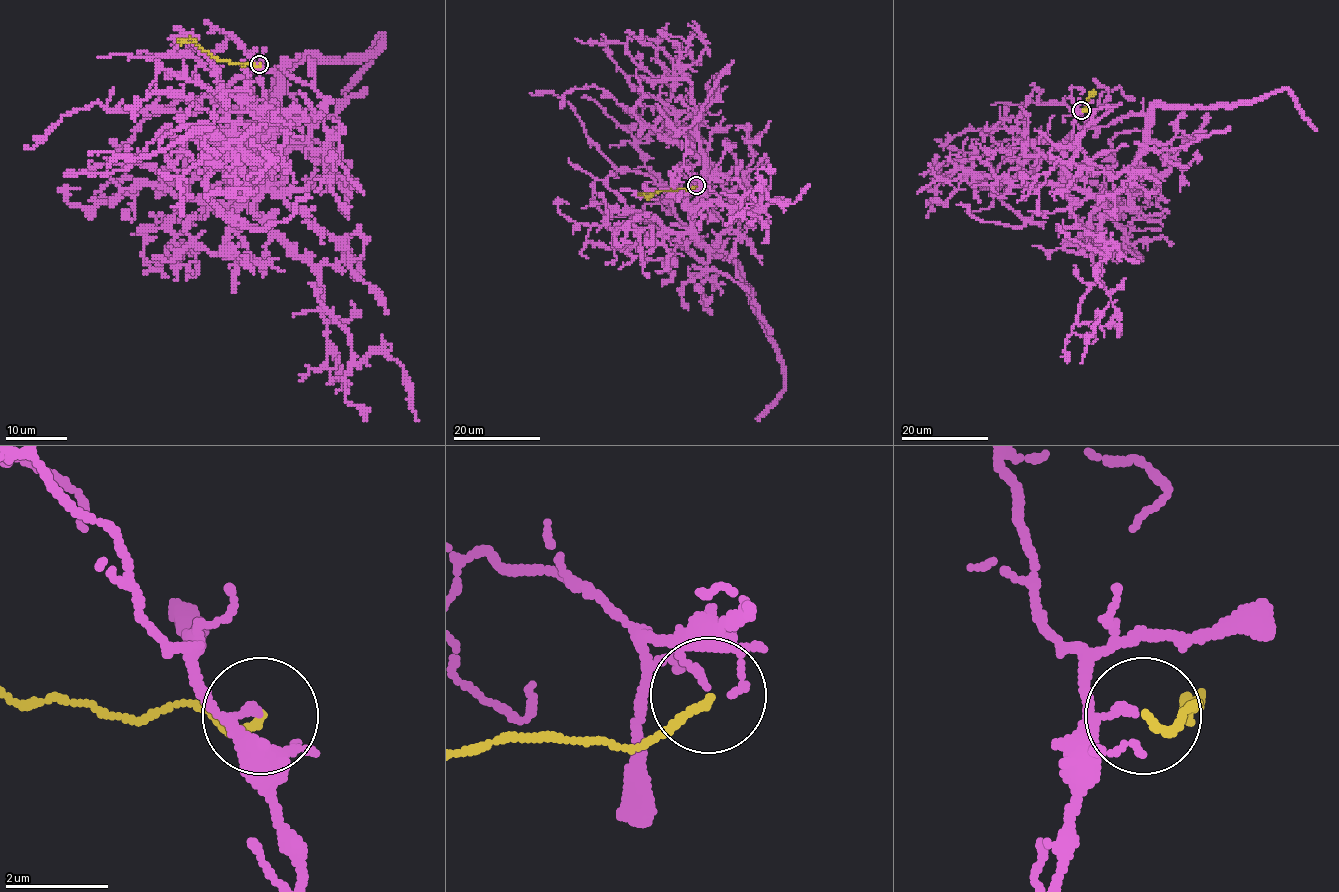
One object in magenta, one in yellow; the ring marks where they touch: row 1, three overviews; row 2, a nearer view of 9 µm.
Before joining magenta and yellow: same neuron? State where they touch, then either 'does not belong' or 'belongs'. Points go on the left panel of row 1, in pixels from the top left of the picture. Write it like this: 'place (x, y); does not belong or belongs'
place (259, 64); belongs

